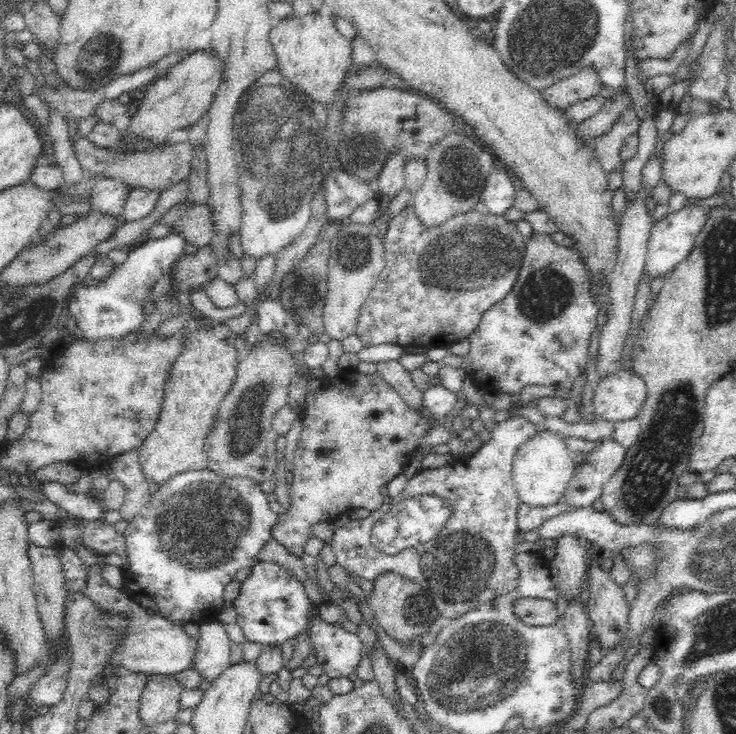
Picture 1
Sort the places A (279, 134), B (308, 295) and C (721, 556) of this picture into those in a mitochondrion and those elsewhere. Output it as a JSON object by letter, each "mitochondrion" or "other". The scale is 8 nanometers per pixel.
{"A":"mitochondrion","B":"mitochondrion","C":"mitochondrion"}

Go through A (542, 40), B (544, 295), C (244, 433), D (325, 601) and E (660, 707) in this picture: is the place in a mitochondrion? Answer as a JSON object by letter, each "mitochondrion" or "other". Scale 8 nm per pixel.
{"A":"mitochondrion","B":"mitochondrion","C":"mitochondrion","D":"other","E":"mitochondrion"}

